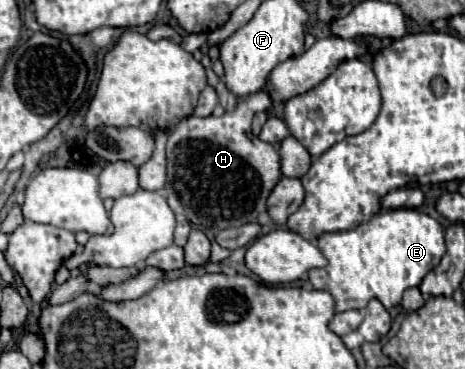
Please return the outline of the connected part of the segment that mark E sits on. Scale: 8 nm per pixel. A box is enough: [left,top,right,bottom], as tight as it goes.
[309,208,445,312]

